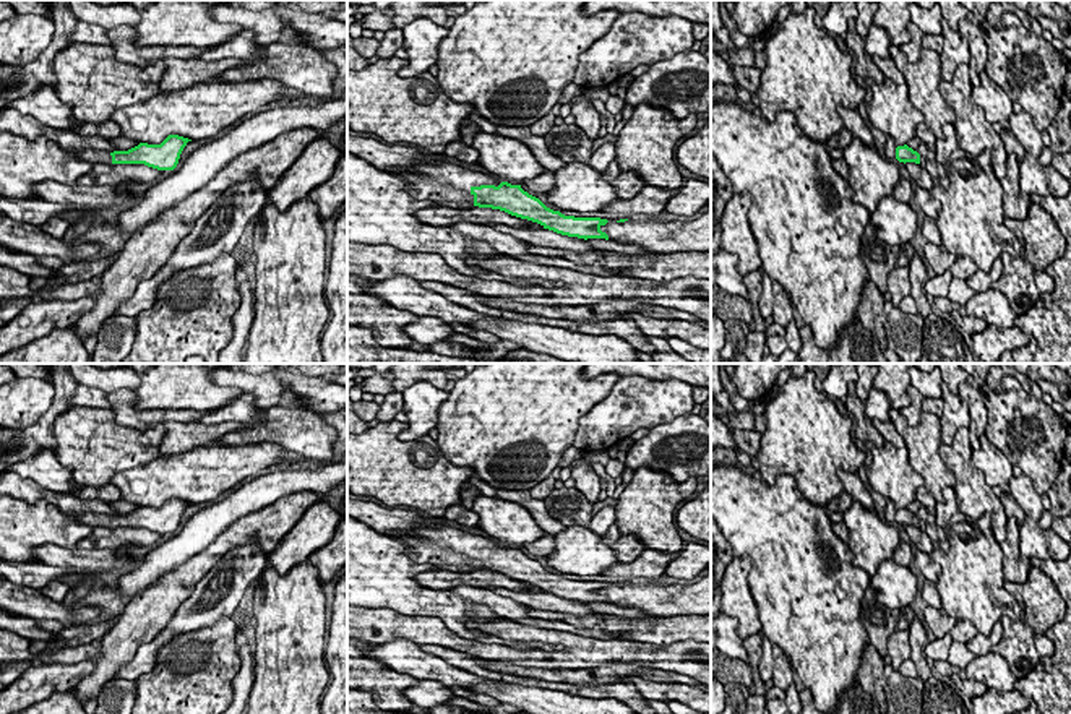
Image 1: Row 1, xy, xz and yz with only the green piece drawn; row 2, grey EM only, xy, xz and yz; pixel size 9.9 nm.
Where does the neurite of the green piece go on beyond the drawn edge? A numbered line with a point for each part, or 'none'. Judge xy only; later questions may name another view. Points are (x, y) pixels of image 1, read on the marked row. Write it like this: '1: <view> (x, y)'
1: xy (93, 156)

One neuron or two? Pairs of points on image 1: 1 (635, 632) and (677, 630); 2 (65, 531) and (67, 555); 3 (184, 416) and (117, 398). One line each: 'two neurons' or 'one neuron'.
1: one neuron
2: two neurons
3: one neuron

